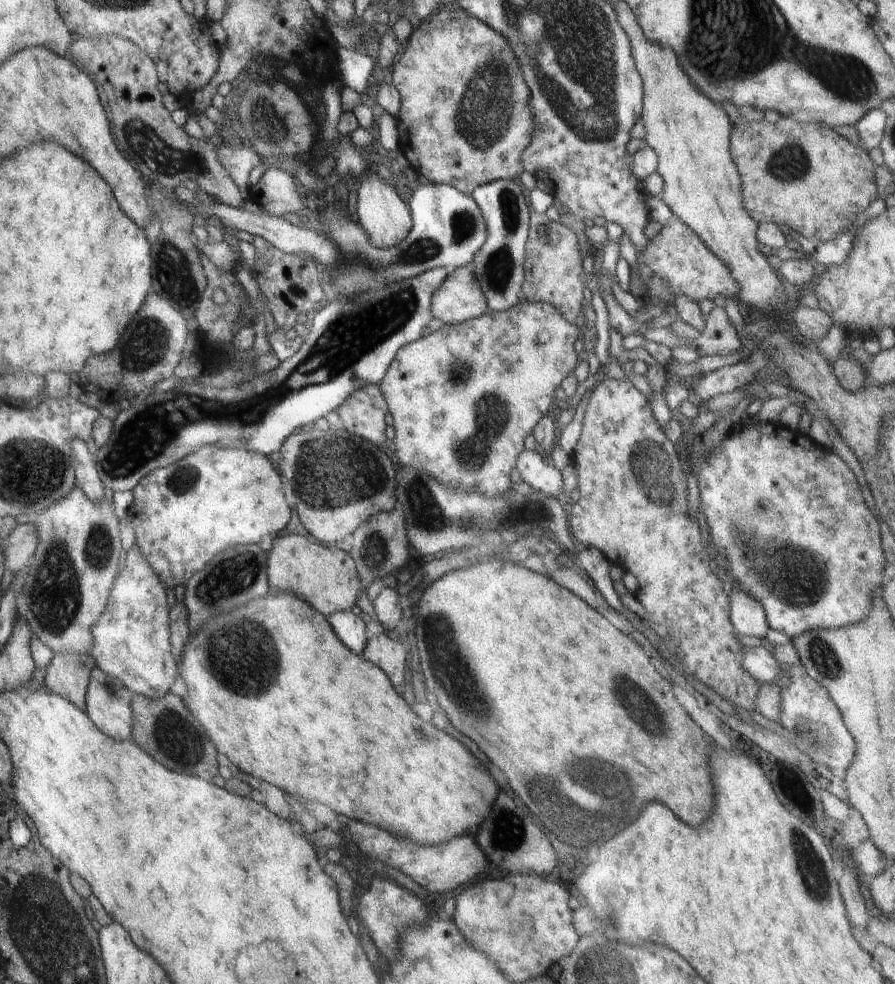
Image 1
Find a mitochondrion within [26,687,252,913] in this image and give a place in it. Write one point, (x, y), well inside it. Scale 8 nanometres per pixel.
(177, 740)

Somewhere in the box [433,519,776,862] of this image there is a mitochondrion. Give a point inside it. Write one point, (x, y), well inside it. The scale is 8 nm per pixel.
(571, 789)

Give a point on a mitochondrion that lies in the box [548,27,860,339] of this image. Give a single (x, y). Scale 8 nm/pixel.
(787, 164)

